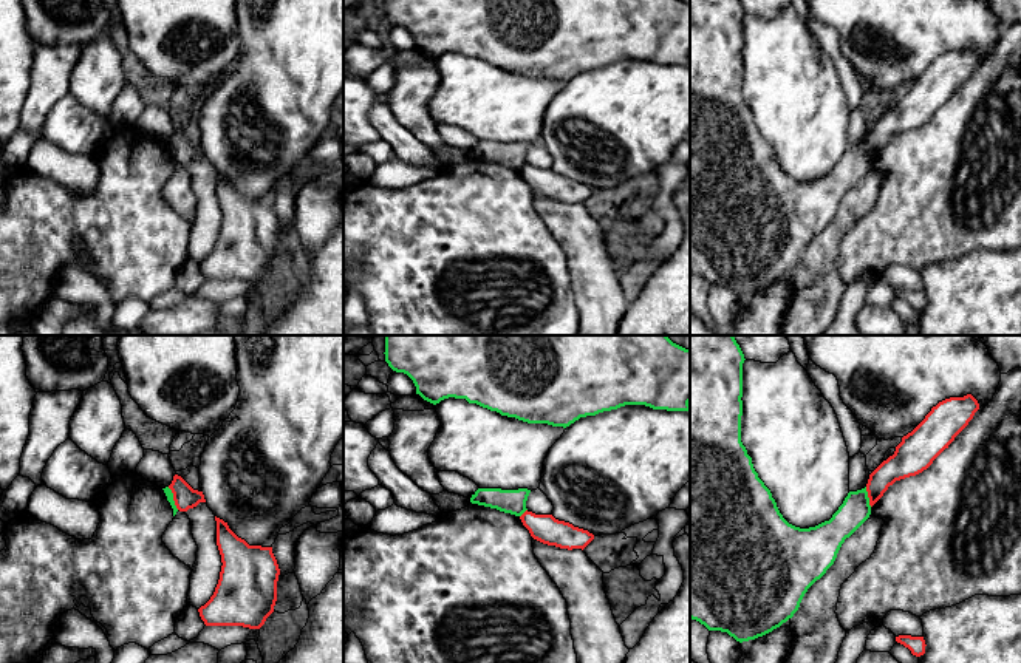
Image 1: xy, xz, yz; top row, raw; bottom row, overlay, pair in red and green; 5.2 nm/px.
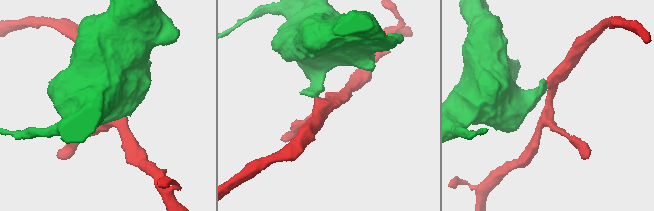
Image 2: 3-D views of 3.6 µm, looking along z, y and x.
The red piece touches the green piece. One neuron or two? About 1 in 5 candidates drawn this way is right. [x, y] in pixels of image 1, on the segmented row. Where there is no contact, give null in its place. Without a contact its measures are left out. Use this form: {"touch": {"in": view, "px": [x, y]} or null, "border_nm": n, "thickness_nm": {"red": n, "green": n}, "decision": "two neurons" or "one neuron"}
{"touch": {"in": "xy", "px": [174, 498]}, "border_nm": 130, "thickness_nm": {"red": 120, "green": 40}, "decision": "two neurons"}

